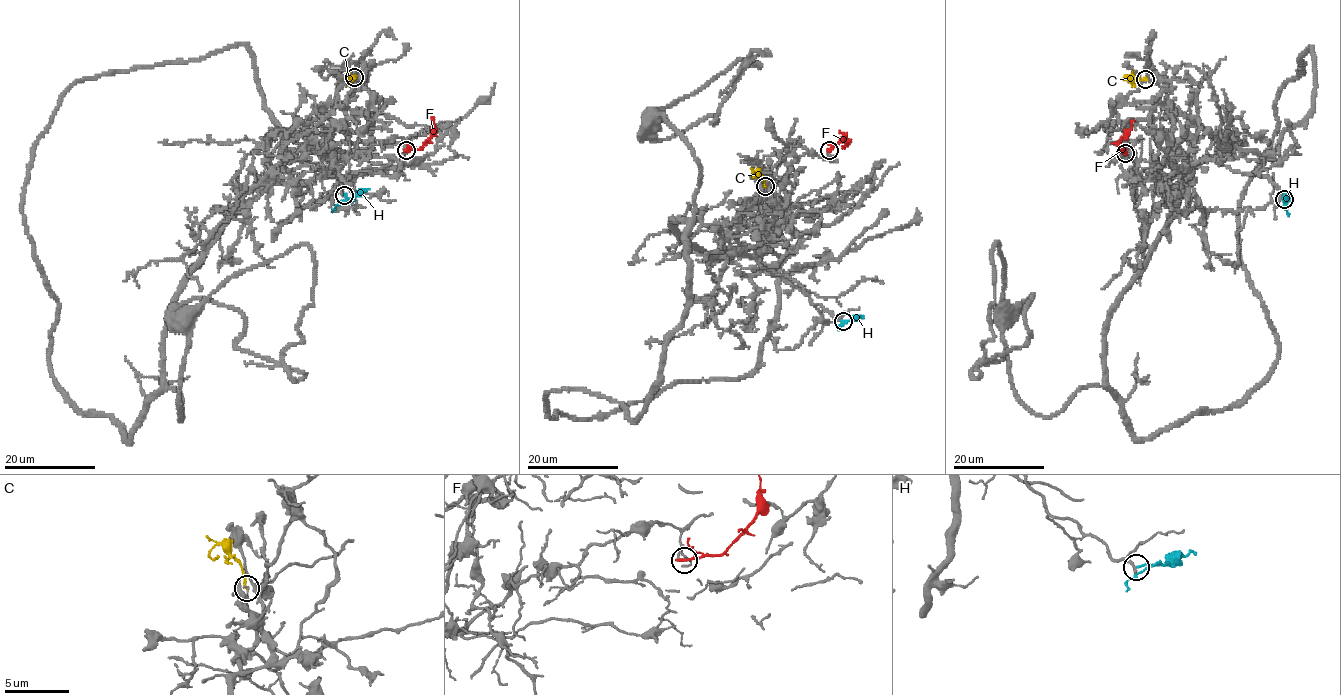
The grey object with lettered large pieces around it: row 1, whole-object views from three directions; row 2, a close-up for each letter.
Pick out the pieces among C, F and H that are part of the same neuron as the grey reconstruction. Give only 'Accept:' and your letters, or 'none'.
Accept: none

